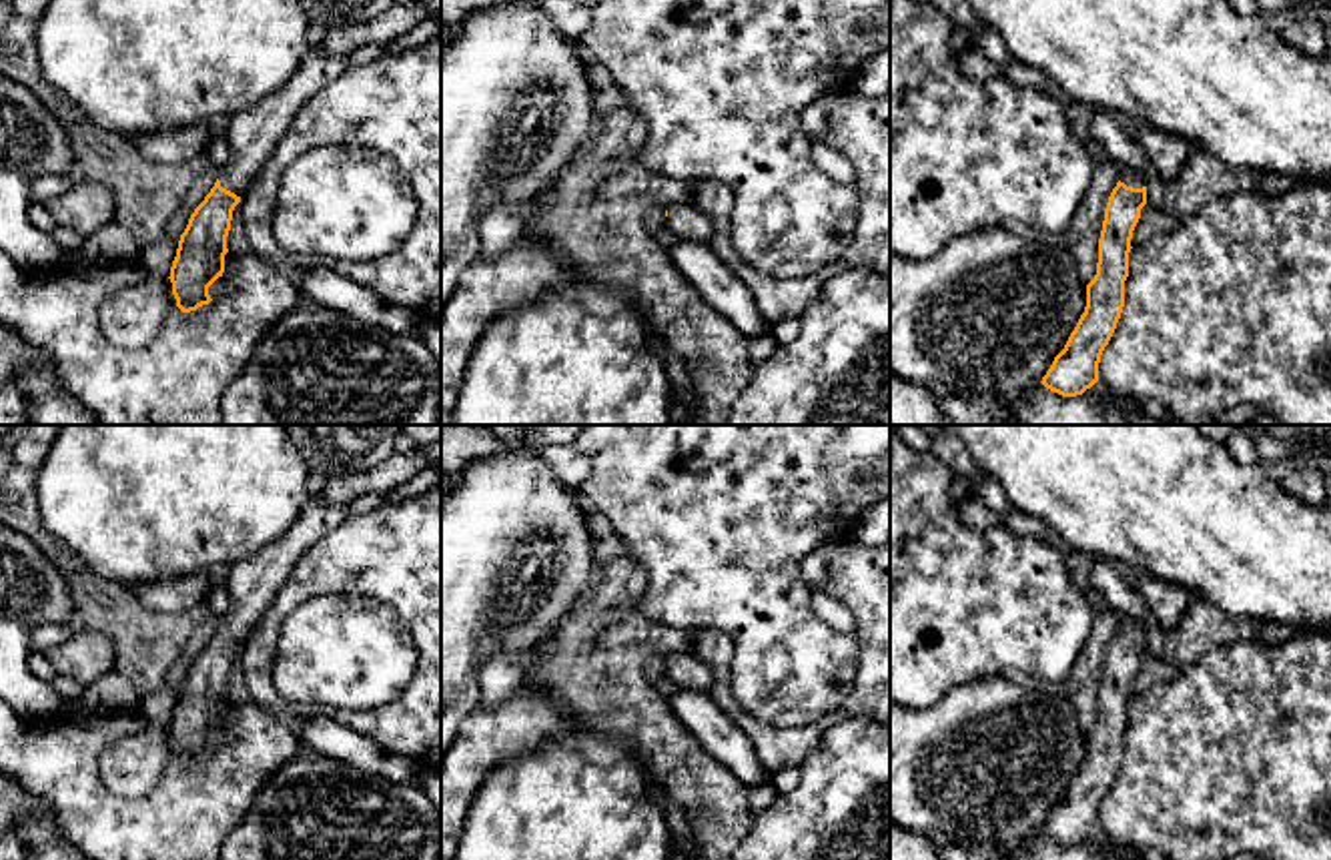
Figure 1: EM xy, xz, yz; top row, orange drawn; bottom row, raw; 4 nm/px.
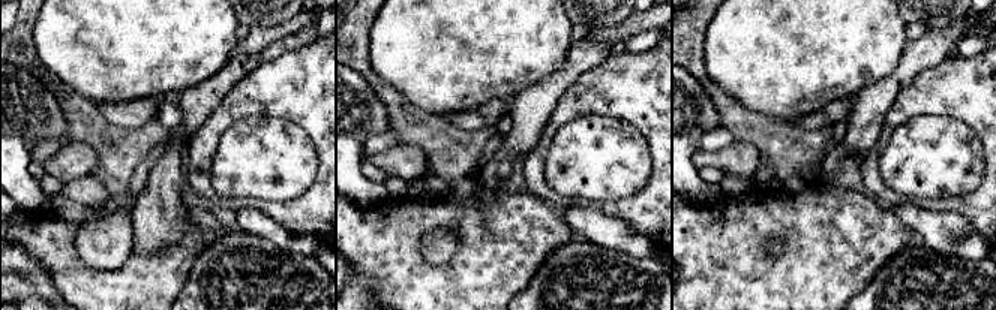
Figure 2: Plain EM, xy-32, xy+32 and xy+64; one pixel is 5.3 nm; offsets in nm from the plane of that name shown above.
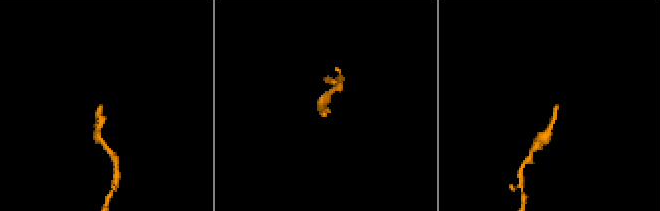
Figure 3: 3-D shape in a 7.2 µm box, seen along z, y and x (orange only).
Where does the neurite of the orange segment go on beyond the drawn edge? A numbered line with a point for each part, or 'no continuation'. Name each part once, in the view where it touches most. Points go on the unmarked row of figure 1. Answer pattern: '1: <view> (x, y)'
1: xy (253, 582)

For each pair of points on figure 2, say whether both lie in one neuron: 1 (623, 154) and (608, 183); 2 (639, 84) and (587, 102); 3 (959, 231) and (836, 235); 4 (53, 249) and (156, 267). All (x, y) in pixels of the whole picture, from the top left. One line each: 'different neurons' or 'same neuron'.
1: same neuron
2: same neuron
3: different neurons
4: same neuron

